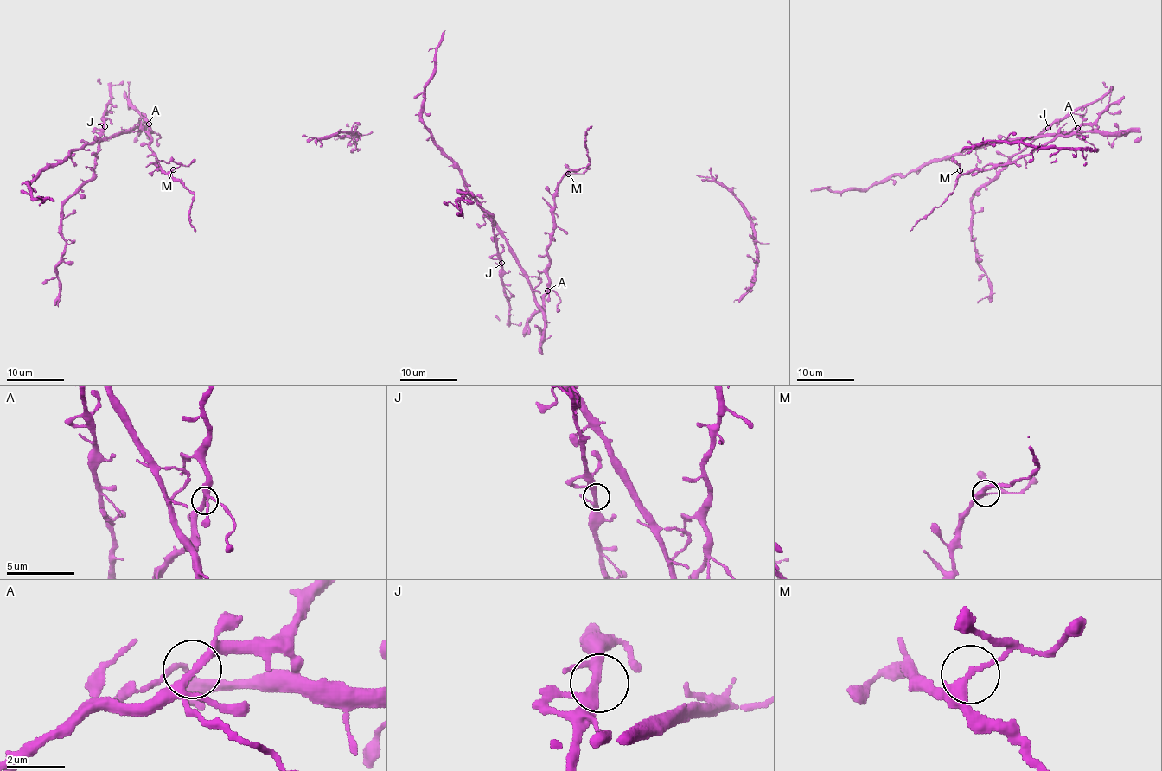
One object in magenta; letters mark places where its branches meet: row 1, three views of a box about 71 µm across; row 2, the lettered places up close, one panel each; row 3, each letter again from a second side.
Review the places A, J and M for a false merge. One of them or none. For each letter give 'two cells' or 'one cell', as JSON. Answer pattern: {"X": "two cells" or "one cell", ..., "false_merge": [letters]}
{"A": "one cell", "J": "one cell", "M": "two cells", "false_merge": ["M"]}

